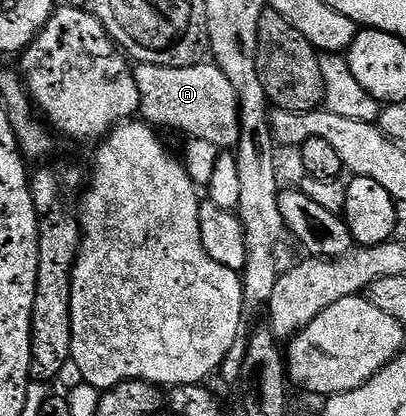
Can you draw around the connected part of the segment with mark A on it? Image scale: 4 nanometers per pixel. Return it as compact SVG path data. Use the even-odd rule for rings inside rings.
M142 63L134 66L135 82L137 83L137 91L139 92L139 113L144 122L150 123L152 126L160 127L164 125L167 129L180 129L183 133L188 133L188 138L204 140L213 143L220 151L231 151L239 144L239 100L233 91L233 85L229 83L229 79L225 79L225 75L213 63L200 63L198 65L190 65L189 67L161 67L160 65L145 65Z

